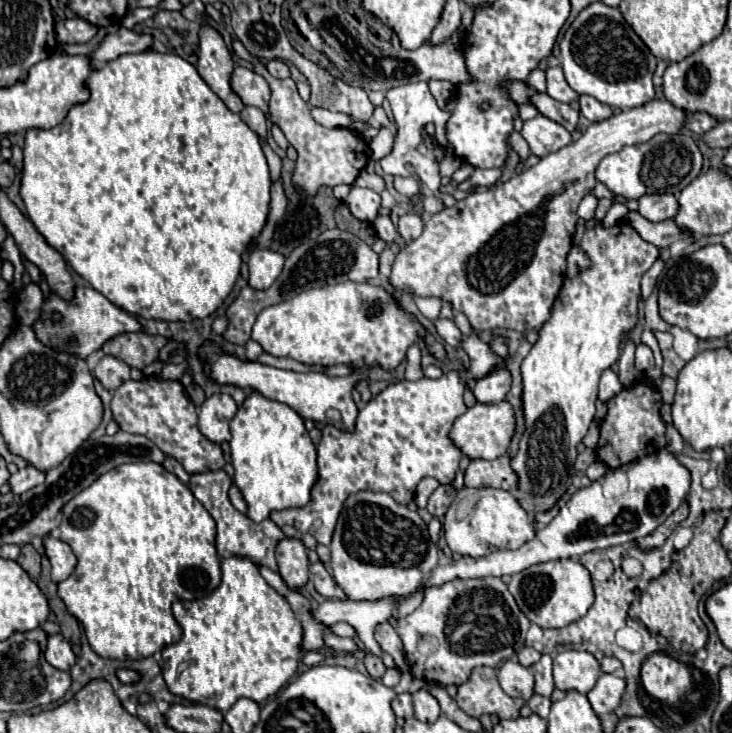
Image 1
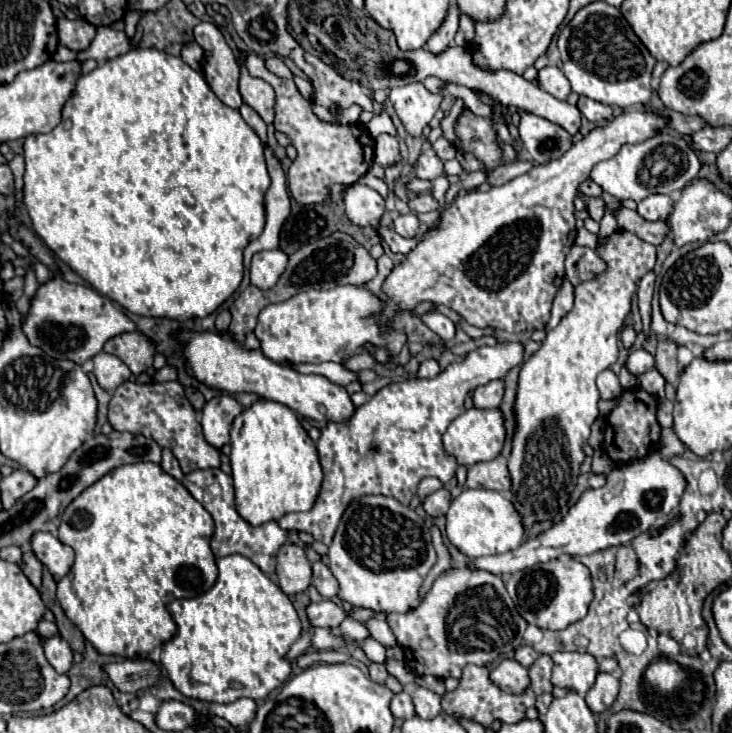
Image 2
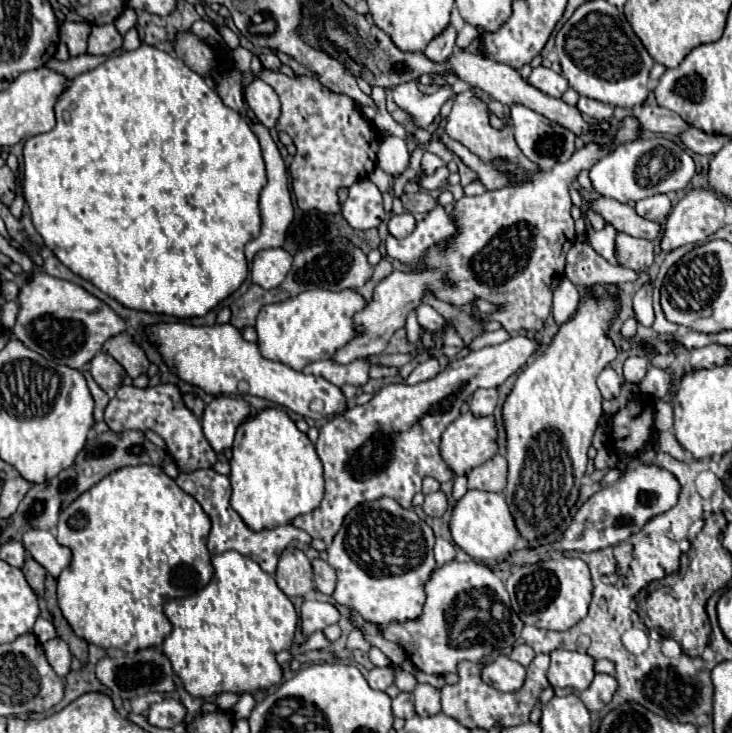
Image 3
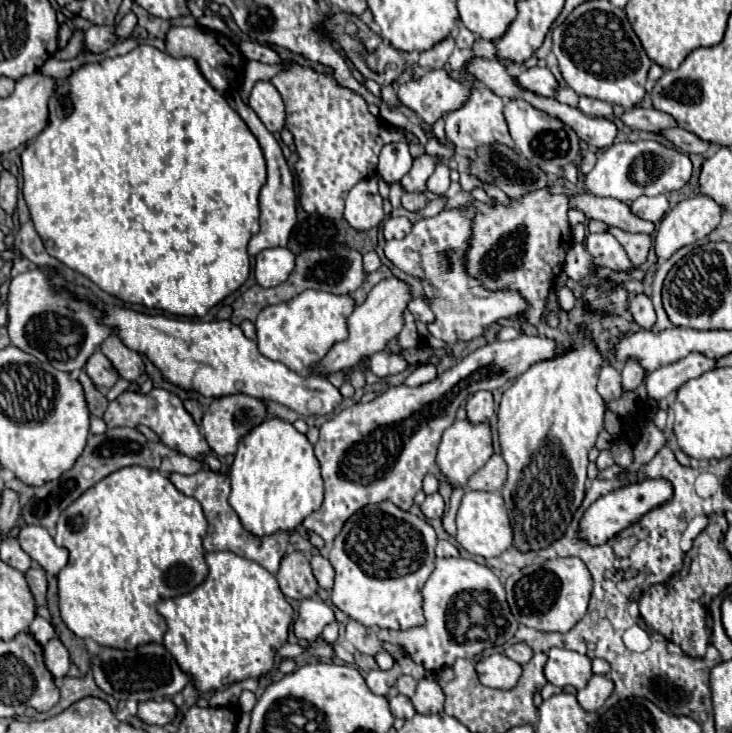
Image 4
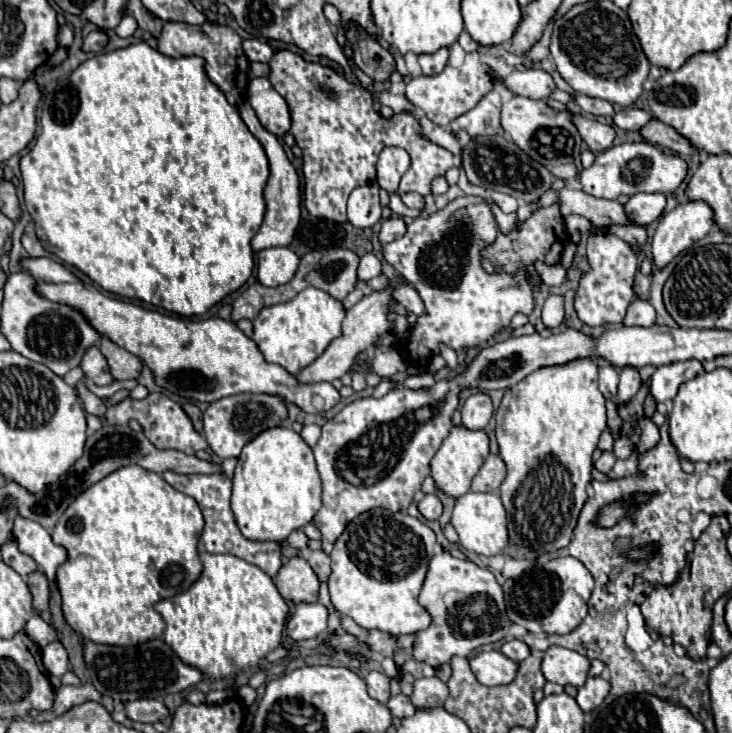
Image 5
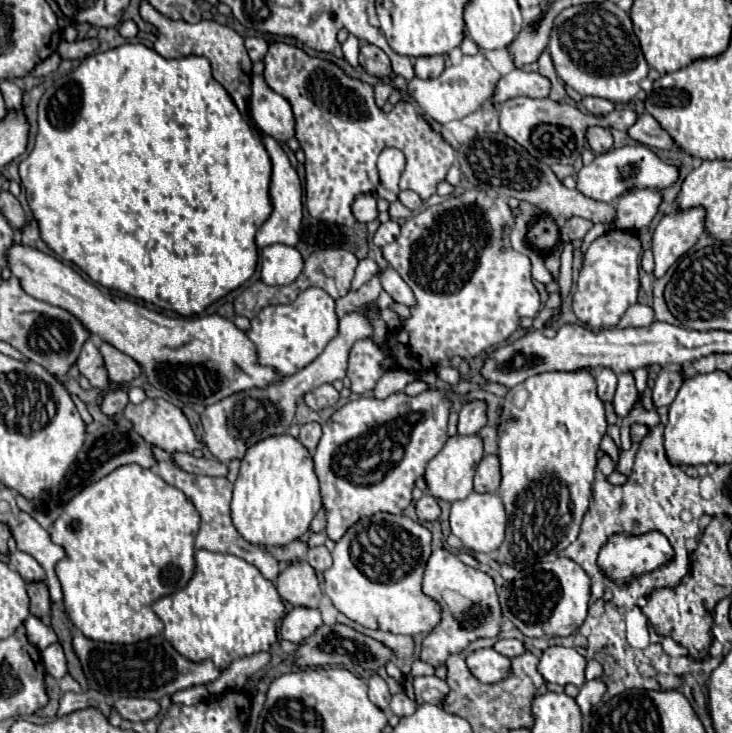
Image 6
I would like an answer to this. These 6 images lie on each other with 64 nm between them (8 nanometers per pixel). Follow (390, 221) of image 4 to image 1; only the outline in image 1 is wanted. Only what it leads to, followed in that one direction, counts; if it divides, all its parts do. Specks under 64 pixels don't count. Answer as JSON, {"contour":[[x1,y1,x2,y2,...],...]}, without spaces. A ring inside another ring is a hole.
{"contour":[[412,212,406,214,406,216,402,216,402,218,398,220,398,232,400,232,400,236,402,236,406,242,418,238,420,232,422,232,422,228,424,228,422,218,420,218,418,214,412,214]]}

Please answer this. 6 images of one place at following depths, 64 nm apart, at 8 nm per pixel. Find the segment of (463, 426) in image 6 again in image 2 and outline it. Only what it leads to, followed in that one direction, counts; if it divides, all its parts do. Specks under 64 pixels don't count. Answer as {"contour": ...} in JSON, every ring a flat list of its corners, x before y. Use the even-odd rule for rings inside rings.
{"contour":[[492,380,492,384,484,384,472,392,476,408,498,408,502,396,504,396,504,380]]}

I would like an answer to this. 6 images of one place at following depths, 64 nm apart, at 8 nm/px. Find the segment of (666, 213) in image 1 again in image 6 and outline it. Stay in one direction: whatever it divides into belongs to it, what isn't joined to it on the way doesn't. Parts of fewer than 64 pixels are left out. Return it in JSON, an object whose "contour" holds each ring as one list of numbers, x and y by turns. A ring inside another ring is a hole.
{"contour":[[634,190,618,198,618,216,614,226,620,230,640,230,658,214,662,194,656,190]]}

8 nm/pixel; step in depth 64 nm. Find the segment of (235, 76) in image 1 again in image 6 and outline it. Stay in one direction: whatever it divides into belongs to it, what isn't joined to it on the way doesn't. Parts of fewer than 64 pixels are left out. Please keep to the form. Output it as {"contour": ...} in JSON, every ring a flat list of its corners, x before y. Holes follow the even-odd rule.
{"contour":[[252,76,250,112,258,128,274,140,286,142,294,136,294,114,288,100,272,92,262,76]]}

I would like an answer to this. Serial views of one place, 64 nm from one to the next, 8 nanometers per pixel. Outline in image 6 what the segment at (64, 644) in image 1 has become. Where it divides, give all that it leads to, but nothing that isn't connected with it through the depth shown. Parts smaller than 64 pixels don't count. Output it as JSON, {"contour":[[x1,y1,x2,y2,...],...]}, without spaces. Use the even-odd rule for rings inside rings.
{"contour":[[54,642,46,650,42,650,42,664,44,664,44,670,50,676,54,676,56,680,60,680,68,672,66,656,64,656,64,650,58,642]]}

